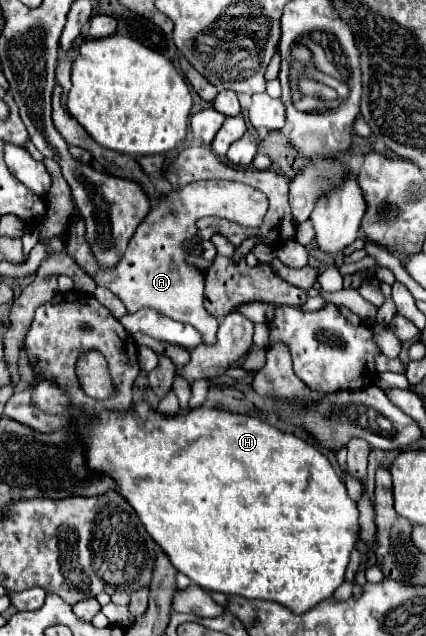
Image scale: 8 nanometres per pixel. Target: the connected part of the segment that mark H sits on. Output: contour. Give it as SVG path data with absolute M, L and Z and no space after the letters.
M139 403L129 413L101 413L101 417L93 421L87 415L79 415L77 421L73 421L73 425L79 431L81 441L87 445L85 457L87 457L89 469L105 471L109 477L117 481L117 491L137 511L147 533L169 555L173 567L179 573L185 573L195 585L203 587L205 591L219 591L227 595L241 595L247 599L275 601L291 609L293 613L305 613L317 603L329 599L333 591L343 583L349 555L357 547L357 539L359 539L359 509L357 509L357 503L347 495L345 483L335 473L329 459L321 451L317 451L313 445L309 445L307 441L291 433L283 433L255 417L243 417L243 415L217 411L209 407L199 407L195 411L189 411L187 415L165 417L153 411L147 403Z

